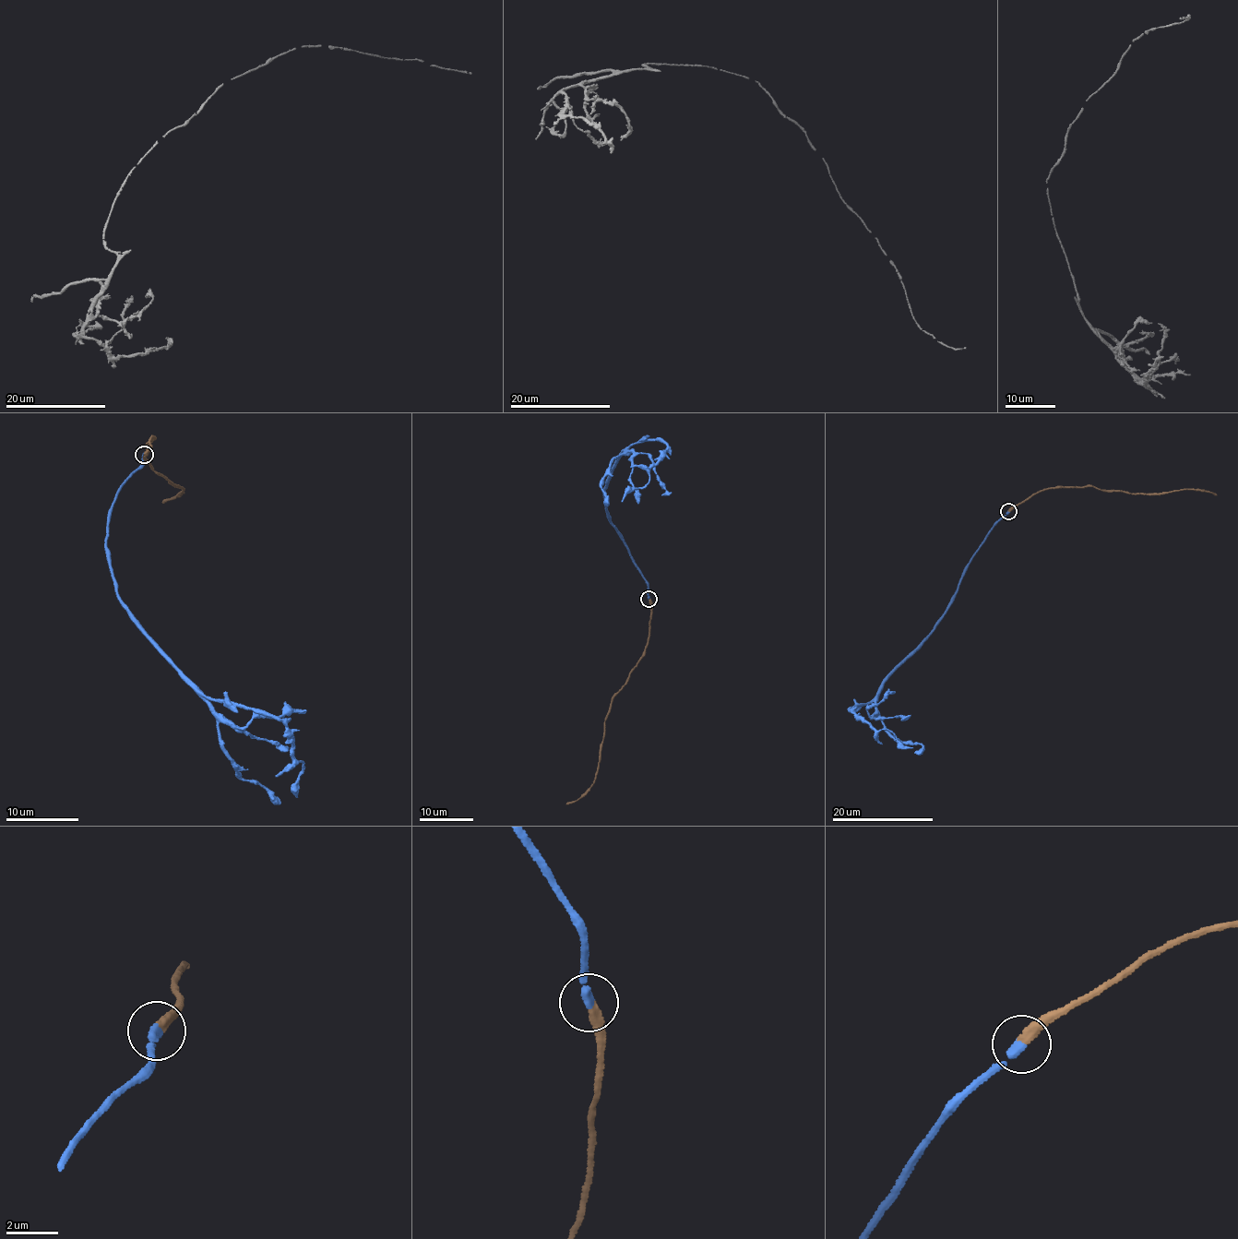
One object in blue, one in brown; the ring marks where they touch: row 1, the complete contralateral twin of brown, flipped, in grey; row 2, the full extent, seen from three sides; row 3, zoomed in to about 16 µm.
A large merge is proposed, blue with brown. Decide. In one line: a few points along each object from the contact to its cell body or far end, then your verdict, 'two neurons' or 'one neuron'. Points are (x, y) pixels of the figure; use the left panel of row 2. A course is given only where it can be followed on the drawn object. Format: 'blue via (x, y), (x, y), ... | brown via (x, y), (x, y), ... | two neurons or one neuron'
blue via (144, 454), (112, 504), (105, 543), (116, 597), (208, 696), (283, 721), (295, 759), (304, 762), (297, 798) | brown via (144, 454), (151, 449), (150, 439), (154, 435), (145, 458), (152, 469), (184, 488), (162, 503) | one neuron

